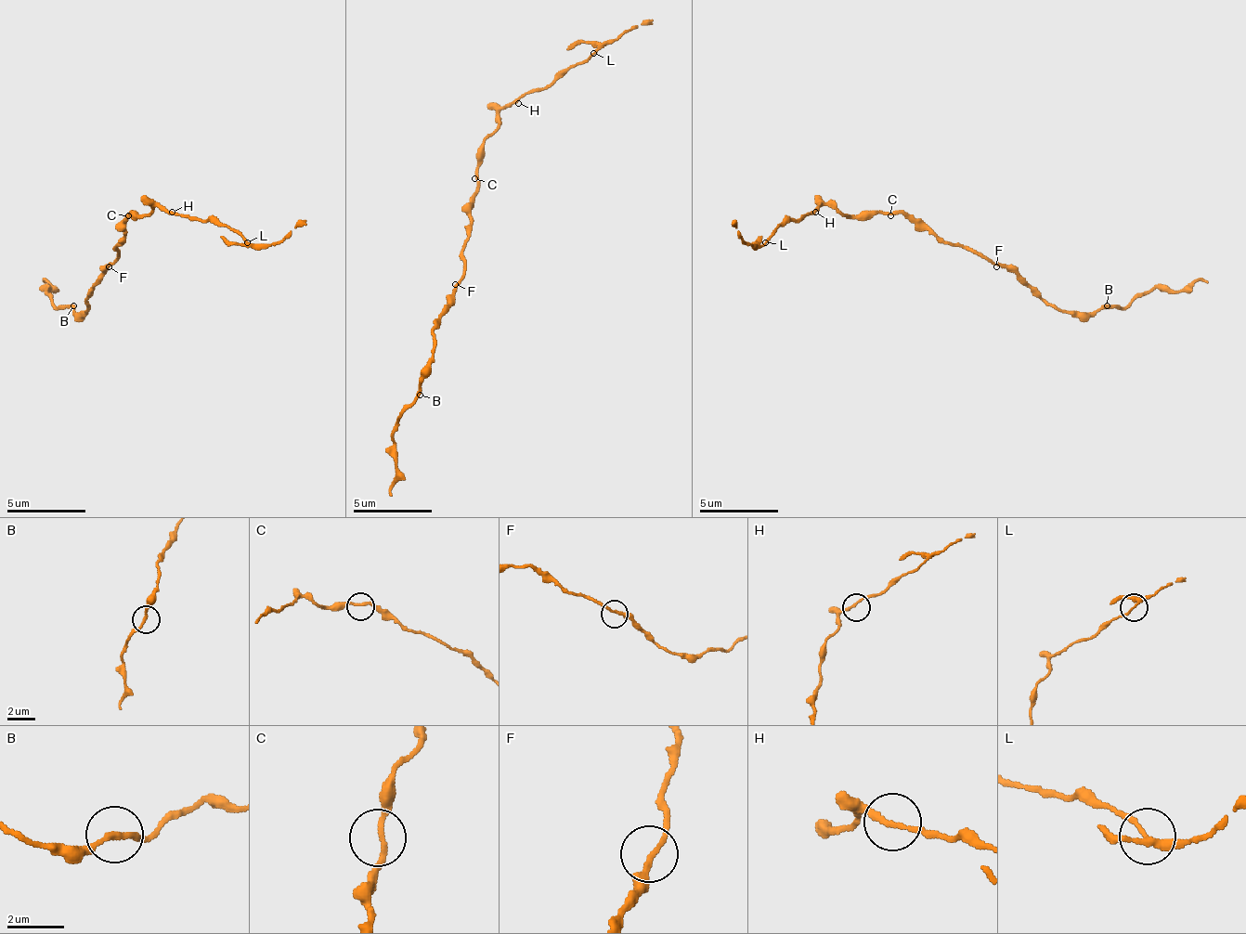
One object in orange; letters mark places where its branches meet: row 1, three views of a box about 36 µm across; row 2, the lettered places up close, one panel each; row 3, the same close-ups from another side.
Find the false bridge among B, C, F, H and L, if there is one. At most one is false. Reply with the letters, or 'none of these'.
none of these

